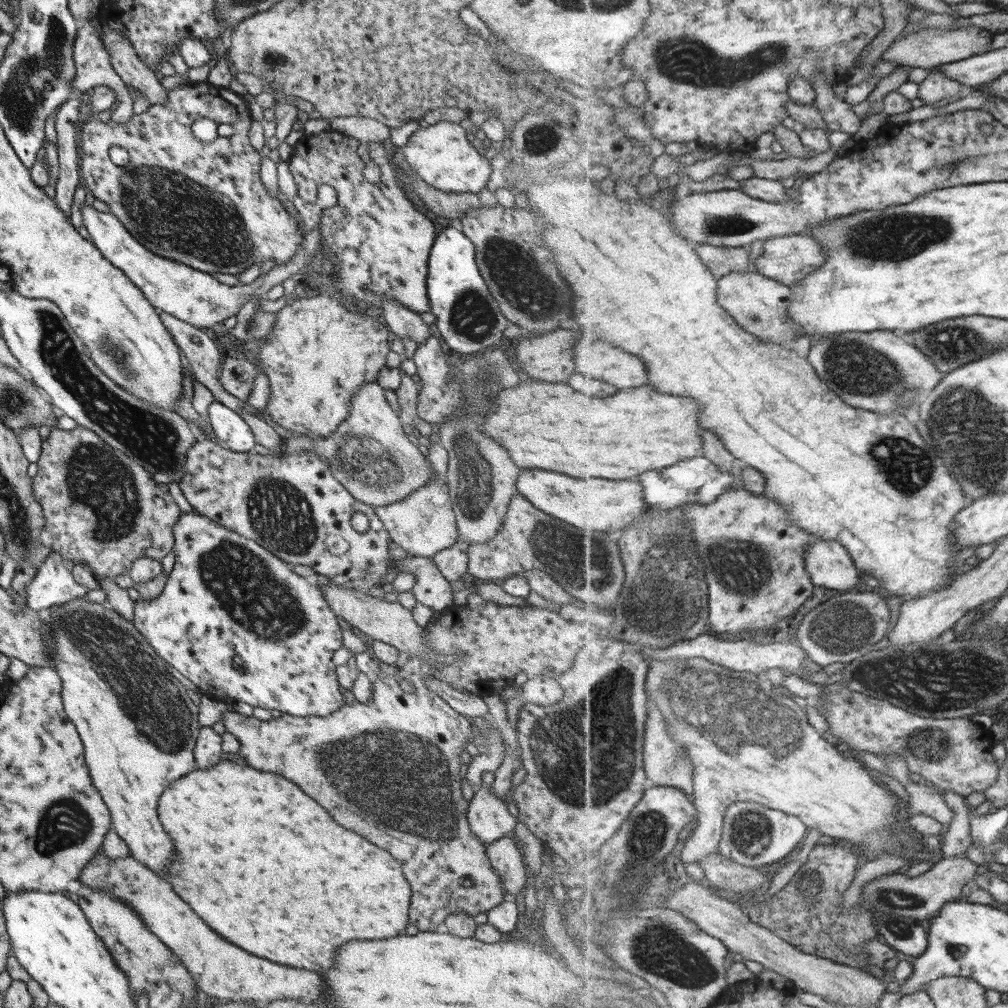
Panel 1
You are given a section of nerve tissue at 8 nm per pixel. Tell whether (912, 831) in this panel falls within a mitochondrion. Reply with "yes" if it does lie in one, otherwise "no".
no

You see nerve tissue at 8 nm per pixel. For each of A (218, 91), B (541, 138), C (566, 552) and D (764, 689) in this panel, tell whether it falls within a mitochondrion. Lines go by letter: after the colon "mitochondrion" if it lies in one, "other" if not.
A: other
B: mitochondrion
C: mitochondrion
D: mitochondrion

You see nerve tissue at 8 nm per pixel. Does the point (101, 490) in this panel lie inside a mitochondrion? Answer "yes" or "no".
yes

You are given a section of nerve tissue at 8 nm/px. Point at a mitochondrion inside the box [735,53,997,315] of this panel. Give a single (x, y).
(916, 233)

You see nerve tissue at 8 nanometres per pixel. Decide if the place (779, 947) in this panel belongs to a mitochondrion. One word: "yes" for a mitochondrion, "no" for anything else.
no

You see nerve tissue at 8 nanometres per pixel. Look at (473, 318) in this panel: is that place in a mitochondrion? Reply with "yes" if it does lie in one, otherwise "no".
yes

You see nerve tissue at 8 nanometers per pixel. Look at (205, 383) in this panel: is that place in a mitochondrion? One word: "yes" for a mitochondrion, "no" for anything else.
no

